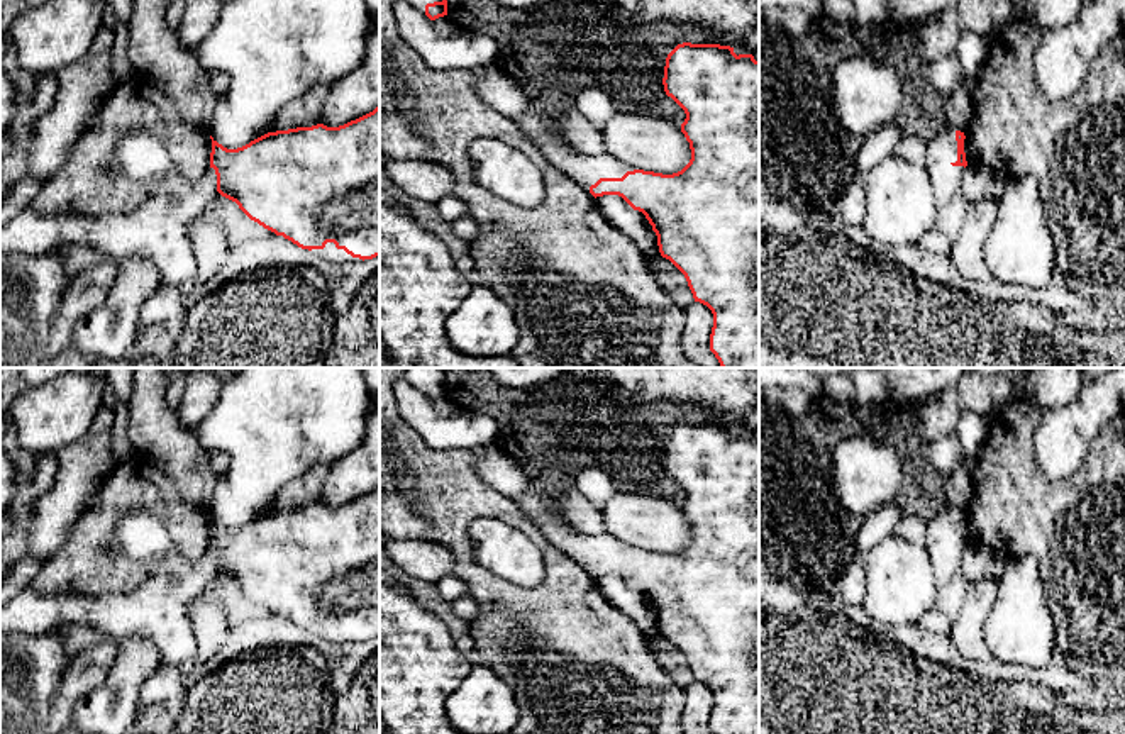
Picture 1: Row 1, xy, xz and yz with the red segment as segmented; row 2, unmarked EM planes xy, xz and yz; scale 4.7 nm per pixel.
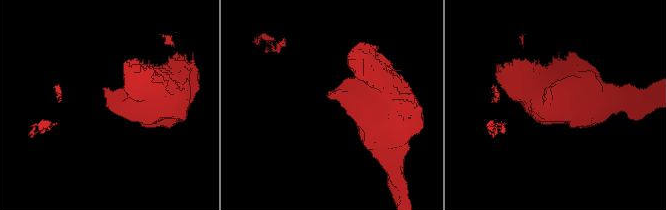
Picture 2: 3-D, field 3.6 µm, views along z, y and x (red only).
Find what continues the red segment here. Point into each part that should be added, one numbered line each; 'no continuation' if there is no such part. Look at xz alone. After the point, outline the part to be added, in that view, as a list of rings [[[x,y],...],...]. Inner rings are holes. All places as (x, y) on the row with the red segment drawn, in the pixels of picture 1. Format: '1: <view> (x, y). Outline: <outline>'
1: xz (583, 170). Outline: [[[527,100],[525,115],[515,122],[522,134],[534,142],[551,166],[590,193],[590,186],[600,178],[622,178],[634,171],[608,153],[588,156],[569,146],[551,125],[551,108]]]

